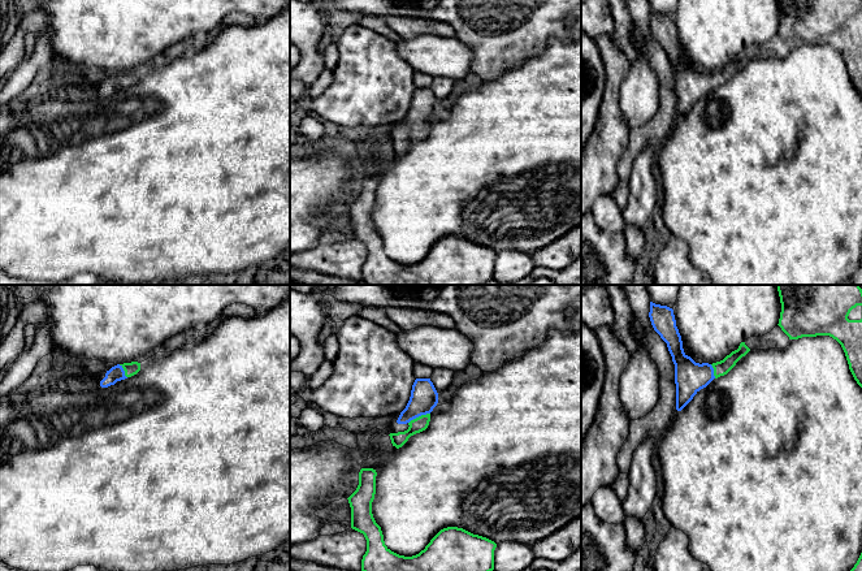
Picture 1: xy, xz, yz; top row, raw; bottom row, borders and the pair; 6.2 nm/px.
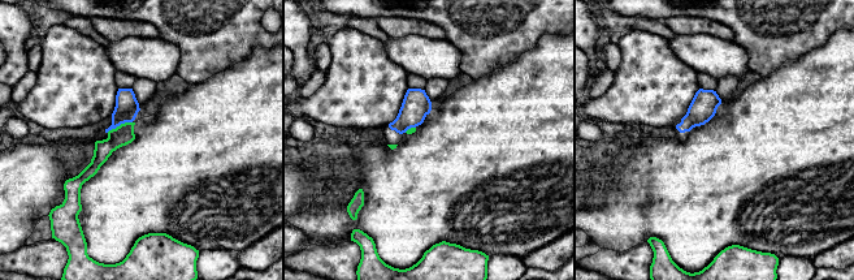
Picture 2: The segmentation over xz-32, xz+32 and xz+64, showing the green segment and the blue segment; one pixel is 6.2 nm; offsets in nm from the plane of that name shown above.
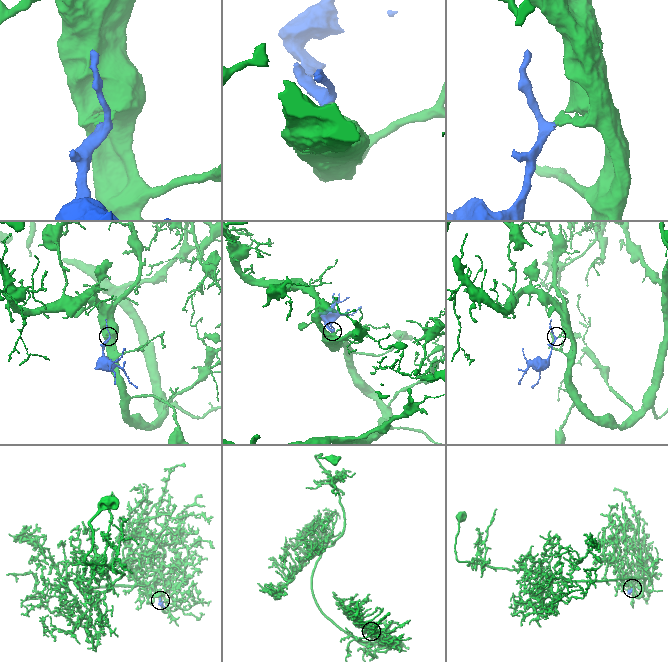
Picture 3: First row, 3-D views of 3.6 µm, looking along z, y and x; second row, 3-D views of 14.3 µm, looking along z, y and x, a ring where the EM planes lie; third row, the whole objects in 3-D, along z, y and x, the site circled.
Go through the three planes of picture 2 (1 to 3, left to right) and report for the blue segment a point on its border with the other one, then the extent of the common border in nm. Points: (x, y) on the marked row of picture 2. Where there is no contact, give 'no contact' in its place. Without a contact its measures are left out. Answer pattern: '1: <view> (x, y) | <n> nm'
1: xz-32 (120, 125) | 170 nm
2: xz+32 (411, 128) | 80 nm
3: no contact

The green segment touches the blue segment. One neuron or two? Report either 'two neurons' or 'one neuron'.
one neuron

